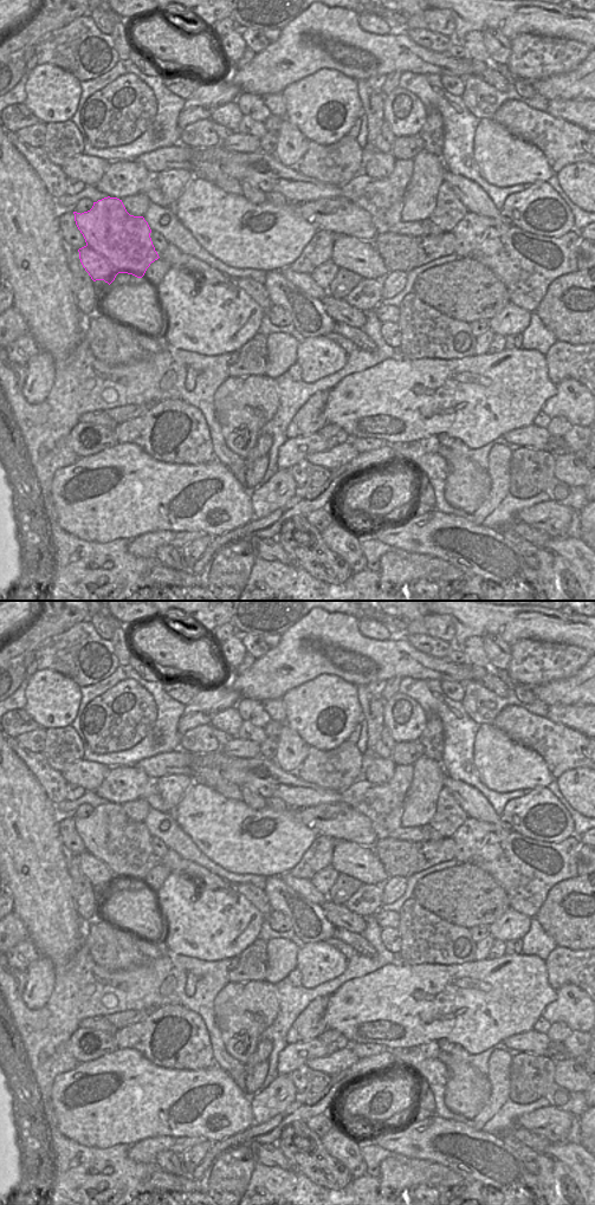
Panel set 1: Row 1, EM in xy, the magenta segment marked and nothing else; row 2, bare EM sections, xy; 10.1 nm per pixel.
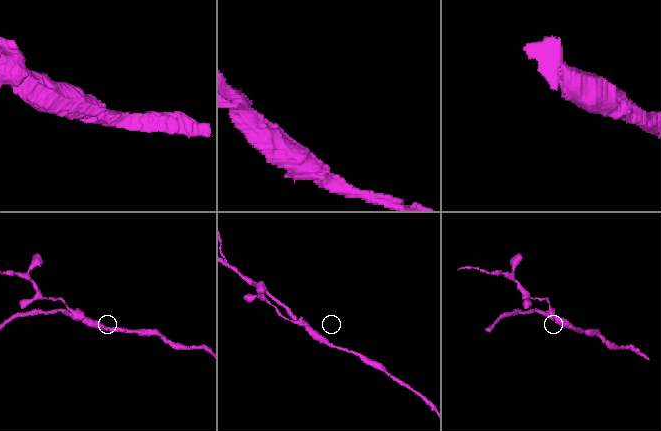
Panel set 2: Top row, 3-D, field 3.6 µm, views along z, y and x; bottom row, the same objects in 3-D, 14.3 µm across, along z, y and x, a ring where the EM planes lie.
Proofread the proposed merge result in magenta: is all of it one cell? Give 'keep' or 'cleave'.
cleave

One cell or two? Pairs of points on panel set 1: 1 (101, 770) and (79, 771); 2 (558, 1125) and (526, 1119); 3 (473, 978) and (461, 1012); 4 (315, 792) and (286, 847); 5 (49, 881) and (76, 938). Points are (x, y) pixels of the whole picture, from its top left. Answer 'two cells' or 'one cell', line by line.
1: one cell
2: one cell
3: one cell
4: two cells
5: one cell

